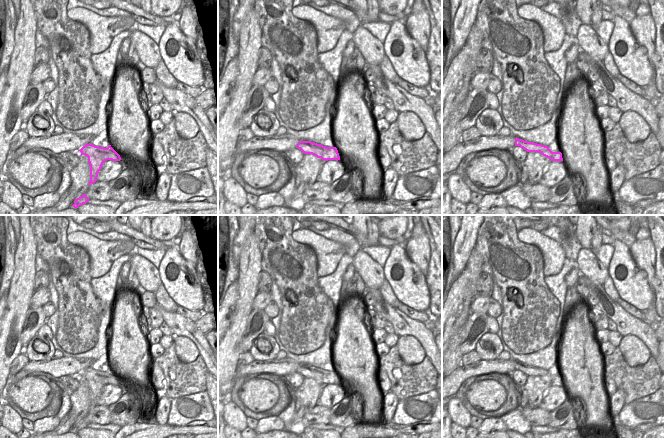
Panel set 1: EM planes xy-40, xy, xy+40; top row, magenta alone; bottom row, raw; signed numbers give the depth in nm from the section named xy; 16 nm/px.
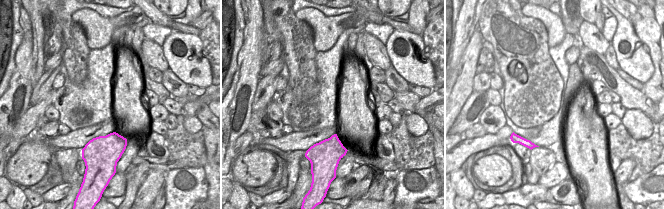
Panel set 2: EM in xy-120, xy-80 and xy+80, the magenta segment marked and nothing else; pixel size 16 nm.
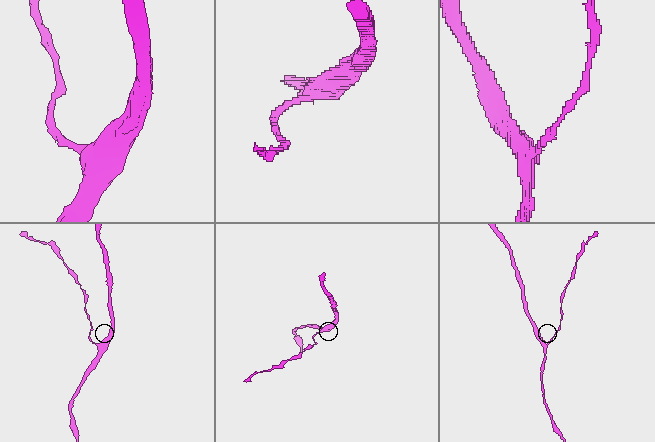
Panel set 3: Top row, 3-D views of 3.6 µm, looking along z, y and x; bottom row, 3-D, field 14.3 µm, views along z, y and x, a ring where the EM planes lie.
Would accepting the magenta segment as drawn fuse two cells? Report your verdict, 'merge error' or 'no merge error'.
merge error

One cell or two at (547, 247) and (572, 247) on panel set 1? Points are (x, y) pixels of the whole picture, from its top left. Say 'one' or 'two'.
two

